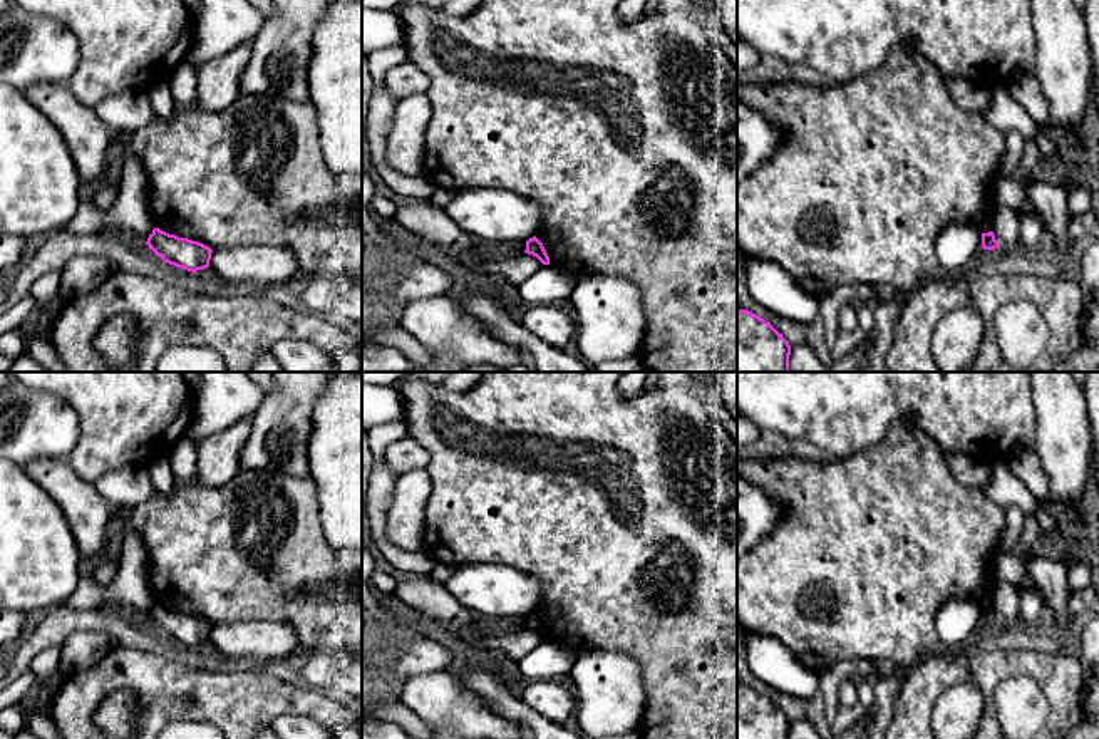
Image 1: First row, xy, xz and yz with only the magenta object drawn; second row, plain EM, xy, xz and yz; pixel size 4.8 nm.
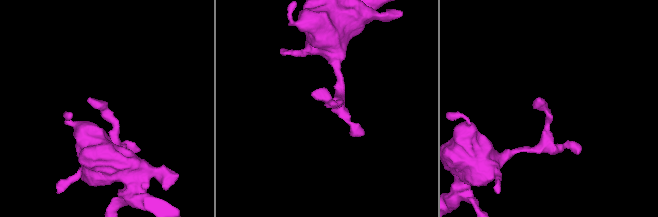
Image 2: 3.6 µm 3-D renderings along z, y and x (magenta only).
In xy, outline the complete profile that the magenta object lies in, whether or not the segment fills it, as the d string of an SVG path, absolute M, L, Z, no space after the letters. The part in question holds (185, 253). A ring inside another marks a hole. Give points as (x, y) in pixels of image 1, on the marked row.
M154 228L146 245L166 263L196 273L209 266L213 250L199 241Z

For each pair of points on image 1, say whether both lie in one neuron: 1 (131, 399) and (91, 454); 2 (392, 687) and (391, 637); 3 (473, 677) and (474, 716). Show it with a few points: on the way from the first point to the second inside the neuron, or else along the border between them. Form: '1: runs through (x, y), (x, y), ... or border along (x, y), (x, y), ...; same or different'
1: runs through (131, 413), (104, 441); same
2: runs through (384, 676), (384, 652), (387, 649); same
3: border along (454, 674), (493, 711), (503, 716); different

